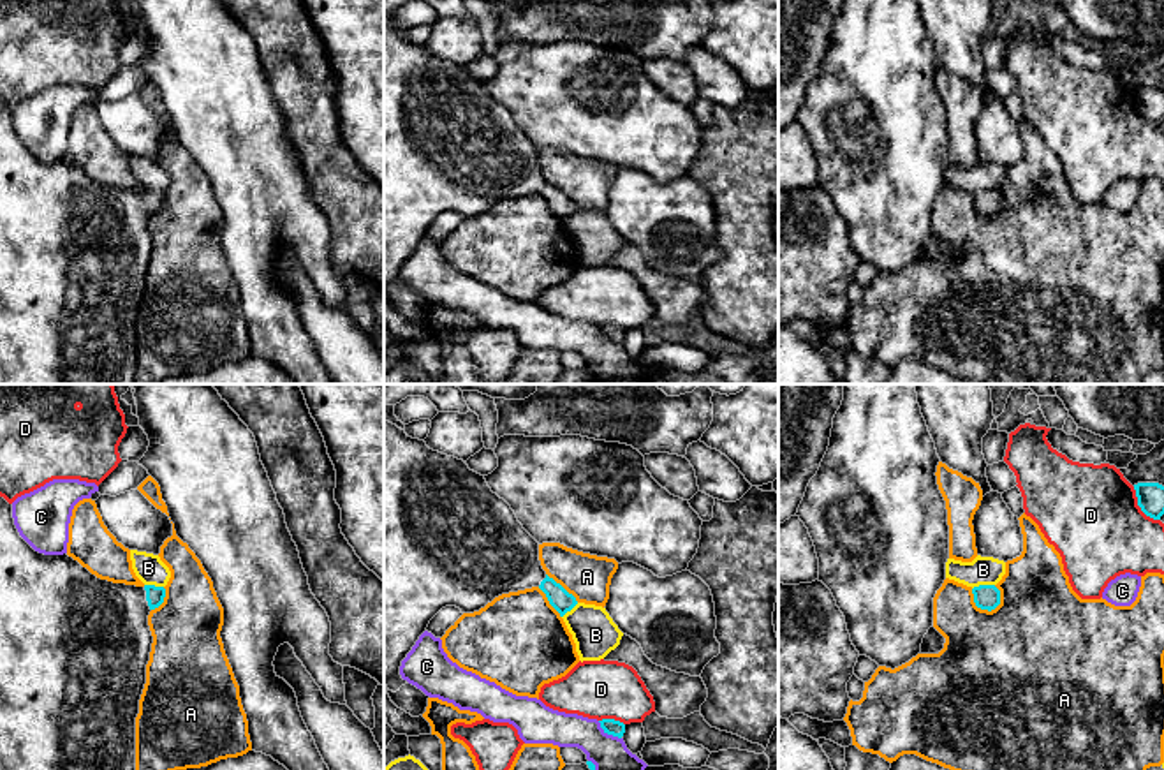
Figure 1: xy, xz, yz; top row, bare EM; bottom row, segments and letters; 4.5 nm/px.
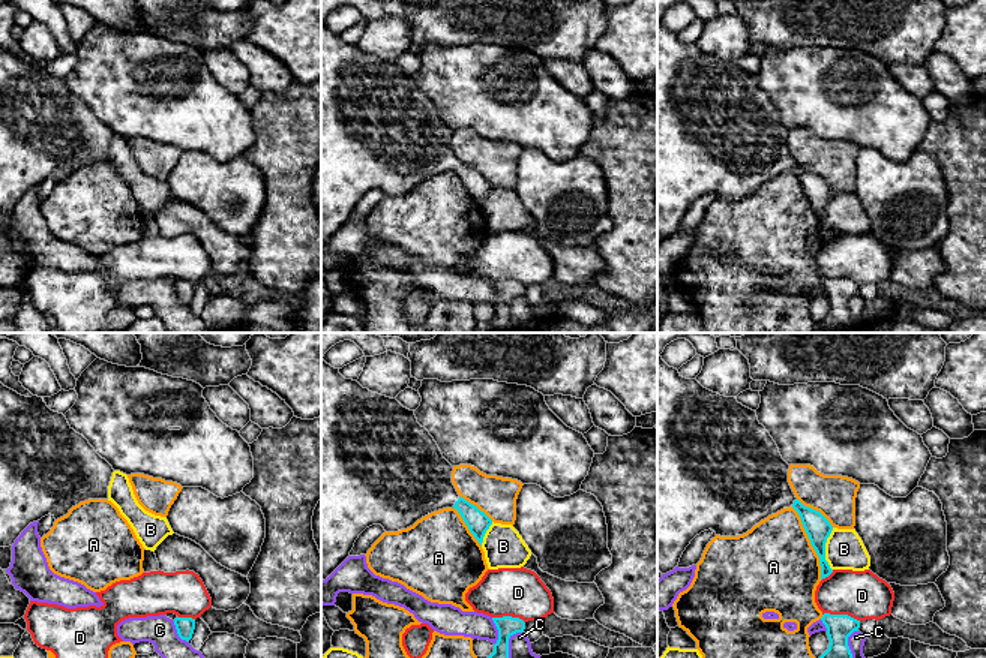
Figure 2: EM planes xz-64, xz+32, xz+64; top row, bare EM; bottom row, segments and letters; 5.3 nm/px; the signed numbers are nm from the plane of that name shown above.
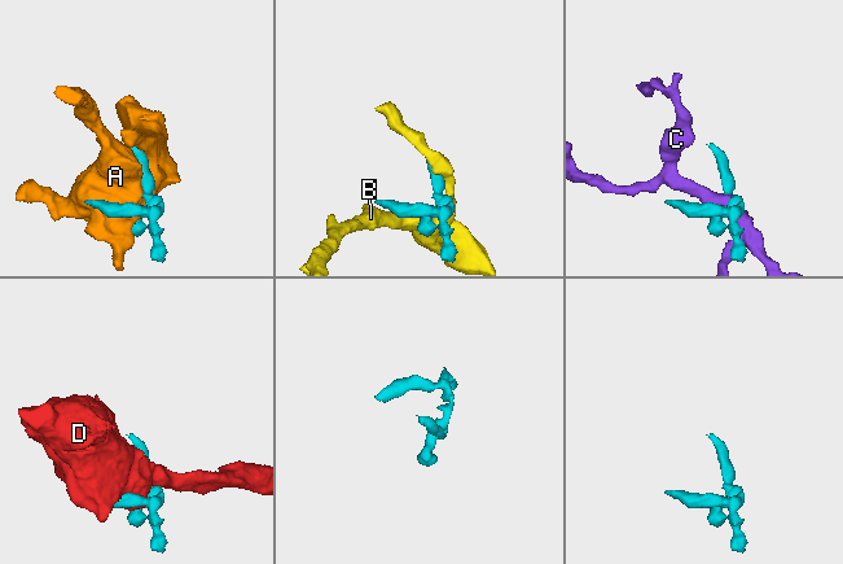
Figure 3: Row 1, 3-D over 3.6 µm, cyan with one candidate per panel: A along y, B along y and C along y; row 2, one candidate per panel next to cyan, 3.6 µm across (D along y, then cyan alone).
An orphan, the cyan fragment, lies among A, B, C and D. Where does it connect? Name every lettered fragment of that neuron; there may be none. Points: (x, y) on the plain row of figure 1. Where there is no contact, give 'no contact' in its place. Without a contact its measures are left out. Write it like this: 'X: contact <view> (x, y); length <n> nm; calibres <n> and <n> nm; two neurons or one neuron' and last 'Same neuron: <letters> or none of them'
A: contact yz (981, 214); length 160 nm; calibres 110 and 460 nm; two neurons
B: contact yz (983, 191); length 110 nm; calibres 110 and 130 nm; two neurons
C: contact xz (608, 339); length 140 nm; calibres 70 and 180 nm; two neurons
D: contact yz (1140, 111); length 200 nm; calibres 130 and 440 nm; two neurons
Same neuron: none of them

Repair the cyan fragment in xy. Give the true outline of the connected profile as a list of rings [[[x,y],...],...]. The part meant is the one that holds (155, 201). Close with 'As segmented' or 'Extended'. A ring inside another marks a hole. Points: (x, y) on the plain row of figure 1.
[[[0,102],[0,384],[136,384],[136,322],[153,248],[148,220],[164,203],[164,192],[113,189],[97,183],[67,159],[35,157],[14,130],[12,109]]]. Extended

